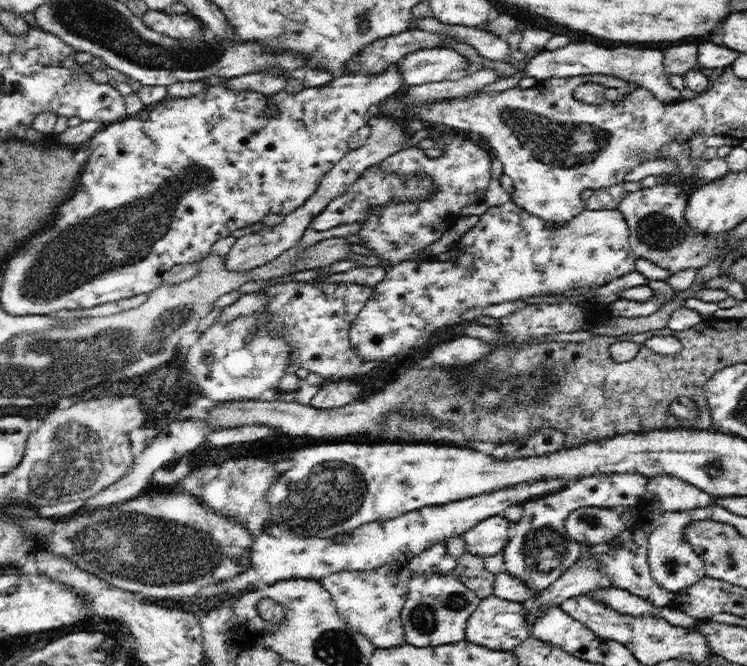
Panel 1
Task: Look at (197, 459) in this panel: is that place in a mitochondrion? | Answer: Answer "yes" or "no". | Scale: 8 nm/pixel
no

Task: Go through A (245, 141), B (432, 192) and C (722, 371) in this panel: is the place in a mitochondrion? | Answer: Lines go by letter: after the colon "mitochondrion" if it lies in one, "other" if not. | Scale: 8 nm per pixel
A: other
B: other
C: other

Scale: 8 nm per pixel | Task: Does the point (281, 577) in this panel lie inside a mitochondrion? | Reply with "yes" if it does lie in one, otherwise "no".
no

